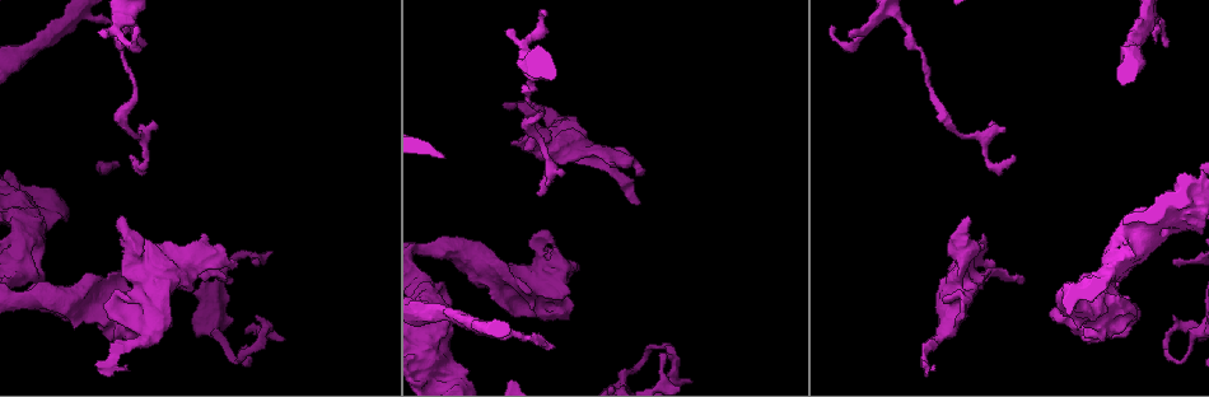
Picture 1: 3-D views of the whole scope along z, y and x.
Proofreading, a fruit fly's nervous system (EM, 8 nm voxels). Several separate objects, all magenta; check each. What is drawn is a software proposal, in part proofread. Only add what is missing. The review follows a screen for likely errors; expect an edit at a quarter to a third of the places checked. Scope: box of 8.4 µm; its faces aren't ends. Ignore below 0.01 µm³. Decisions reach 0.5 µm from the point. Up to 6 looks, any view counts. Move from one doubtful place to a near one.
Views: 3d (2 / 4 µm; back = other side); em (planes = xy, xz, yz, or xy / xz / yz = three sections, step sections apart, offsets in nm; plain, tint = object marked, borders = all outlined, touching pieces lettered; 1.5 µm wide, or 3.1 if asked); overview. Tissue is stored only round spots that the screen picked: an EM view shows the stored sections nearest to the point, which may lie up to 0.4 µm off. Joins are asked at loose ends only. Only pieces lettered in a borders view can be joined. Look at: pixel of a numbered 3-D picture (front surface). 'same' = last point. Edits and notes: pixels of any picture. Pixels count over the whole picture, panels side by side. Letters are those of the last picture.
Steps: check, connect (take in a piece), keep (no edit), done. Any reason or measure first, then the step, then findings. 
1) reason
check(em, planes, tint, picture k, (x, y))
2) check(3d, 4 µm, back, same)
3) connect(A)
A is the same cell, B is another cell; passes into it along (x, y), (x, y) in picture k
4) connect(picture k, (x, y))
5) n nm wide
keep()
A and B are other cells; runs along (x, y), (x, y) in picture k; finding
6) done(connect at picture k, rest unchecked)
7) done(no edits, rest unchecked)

branch stops here
check(3d, 2 µm, picture 1, (642, 171))

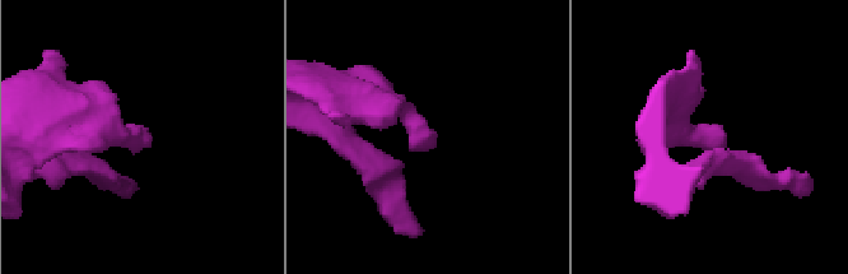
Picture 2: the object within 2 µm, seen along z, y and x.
now the EM
check(em, planes, borders, picture 2, (150, 143))

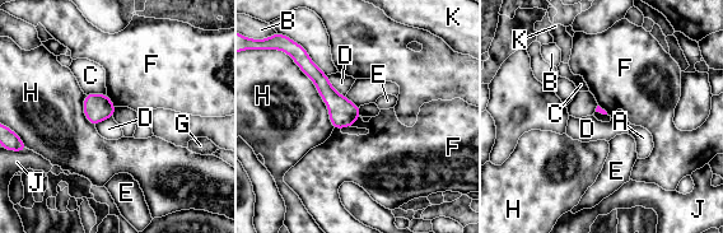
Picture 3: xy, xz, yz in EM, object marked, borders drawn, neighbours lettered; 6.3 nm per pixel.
keep()
A, B, C, D, E, F, G, H, J and K are other cells; none of them fits

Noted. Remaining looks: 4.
check(em, planes, borders, picture 1, (930, 370))

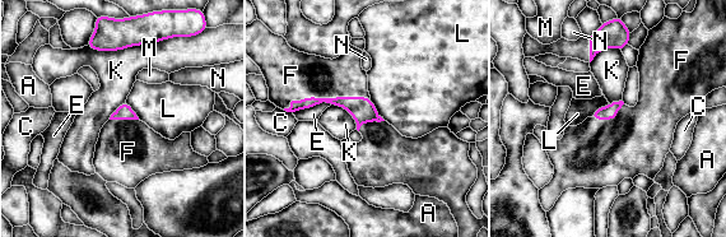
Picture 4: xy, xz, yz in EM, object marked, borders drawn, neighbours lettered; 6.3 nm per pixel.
100 nm wide
connect(picture 4, (292, 75))
F is the same cell, A, C, E, K, L, M and N are other cells; it goes on there

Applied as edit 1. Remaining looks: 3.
see it whole again
check(overview)

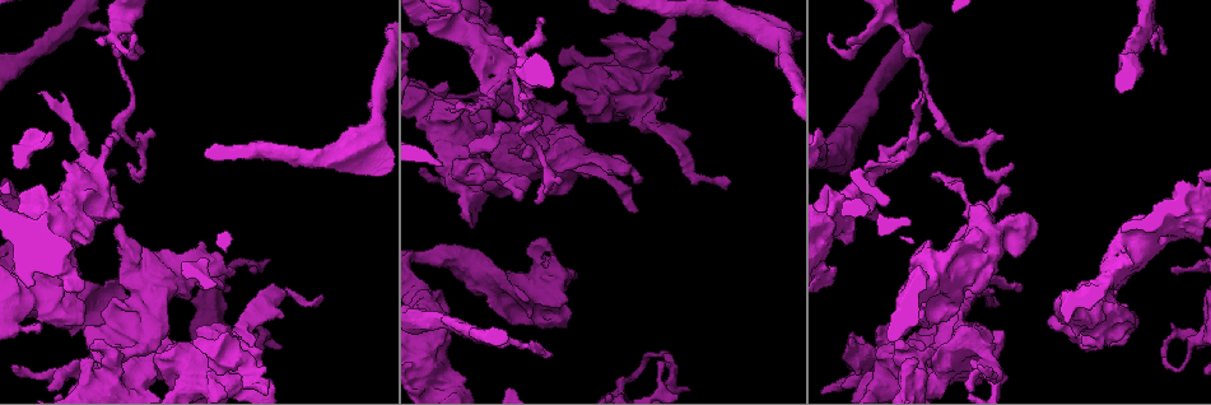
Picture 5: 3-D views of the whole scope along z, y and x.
tapers out
check(em, planes, borders, picture 5, (535, 201))

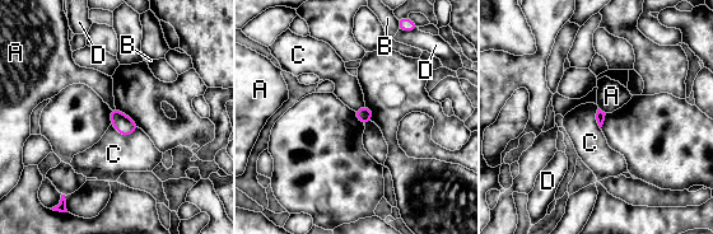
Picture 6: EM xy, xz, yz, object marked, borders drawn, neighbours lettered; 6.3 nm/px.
keep()
A, B, C and D are other cells; border along (599, 107), (605, 113) in picture 6; none of them fits

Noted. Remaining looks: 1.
done(connect at picture 4, rest unchecked)

